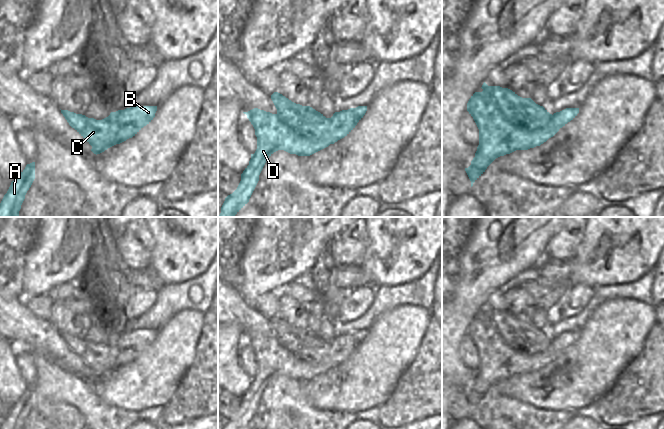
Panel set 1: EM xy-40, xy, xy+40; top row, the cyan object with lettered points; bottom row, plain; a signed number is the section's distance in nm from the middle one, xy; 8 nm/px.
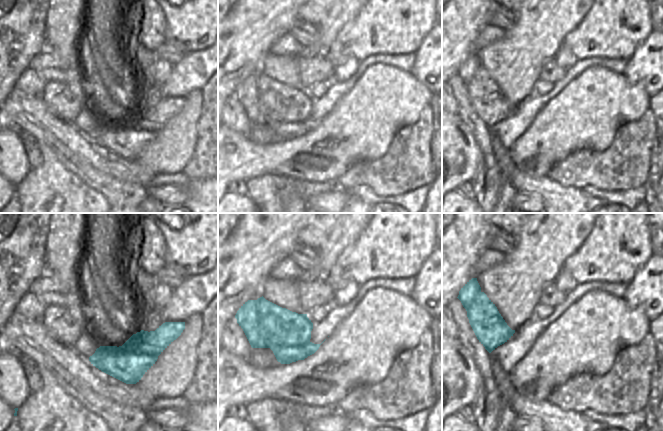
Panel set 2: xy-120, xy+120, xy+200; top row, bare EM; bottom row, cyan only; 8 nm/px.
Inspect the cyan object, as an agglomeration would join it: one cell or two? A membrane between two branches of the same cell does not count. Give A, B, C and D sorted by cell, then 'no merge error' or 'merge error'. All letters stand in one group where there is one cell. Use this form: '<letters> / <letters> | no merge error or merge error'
A B D / C | merge error

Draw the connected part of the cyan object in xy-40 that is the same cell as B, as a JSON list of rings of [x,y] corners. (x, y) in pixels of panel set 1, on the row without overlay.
[[[132,330],[111,336],[109,343],[118,350],[118,362],[132,362],[155,341],[157,330]]]

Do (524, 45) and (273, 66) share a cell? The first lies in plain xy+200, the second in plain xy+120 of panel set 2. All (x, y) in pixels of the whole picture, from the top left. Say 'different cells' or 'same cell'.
same cell

